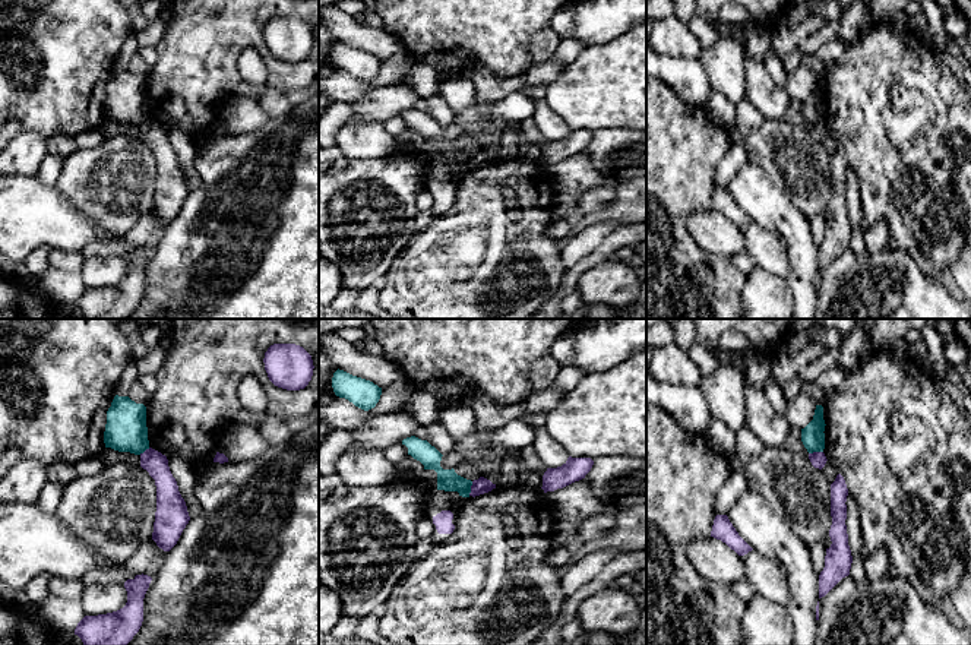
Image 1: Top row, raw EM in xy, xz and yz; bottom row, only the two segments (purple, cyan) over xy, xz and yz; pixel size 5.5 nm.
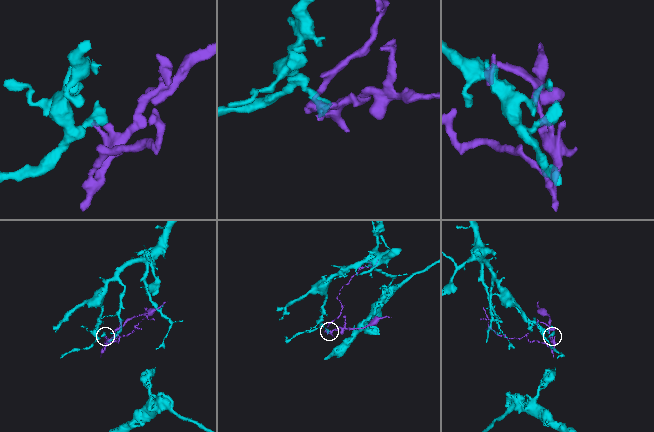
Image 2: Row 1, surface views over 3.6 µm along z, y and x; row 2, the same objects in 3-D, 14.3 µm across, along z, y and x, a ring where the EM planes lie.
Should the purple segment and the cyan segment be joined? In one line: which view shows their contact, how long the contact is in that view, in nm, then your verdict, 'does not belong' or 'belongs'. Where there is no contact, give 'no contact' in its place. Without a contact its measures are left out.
contact in xz; length 80 nm; does not belong

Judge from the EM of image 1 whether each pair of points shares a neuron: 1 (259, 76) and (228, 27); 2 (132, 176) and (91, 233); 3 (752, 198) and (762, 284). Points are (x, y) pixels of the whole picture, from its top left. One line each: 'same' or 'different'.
1: different
2: different
3: different

